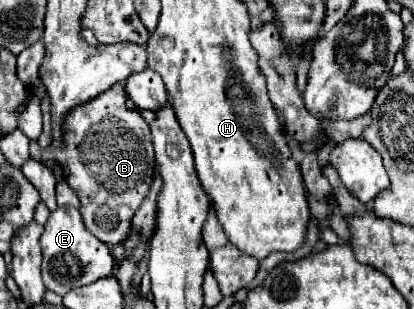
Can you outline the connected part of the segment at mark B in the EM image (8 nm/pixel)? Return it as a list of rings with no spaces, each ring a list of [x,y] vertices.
[[[116,83],[104,95],[76,107],[64,123],[66,147],[46,147],[40,151],[38,143],[30,143],[36,161],[56,159],[64,171],[66,183],[80,199],[80,213],[84,227],[106,245],[118,245],[128,235],[130,217],[148,195],[154,177],[154,149],[150,125],[142,119],[138,109],[126,107],[124,85]]]

